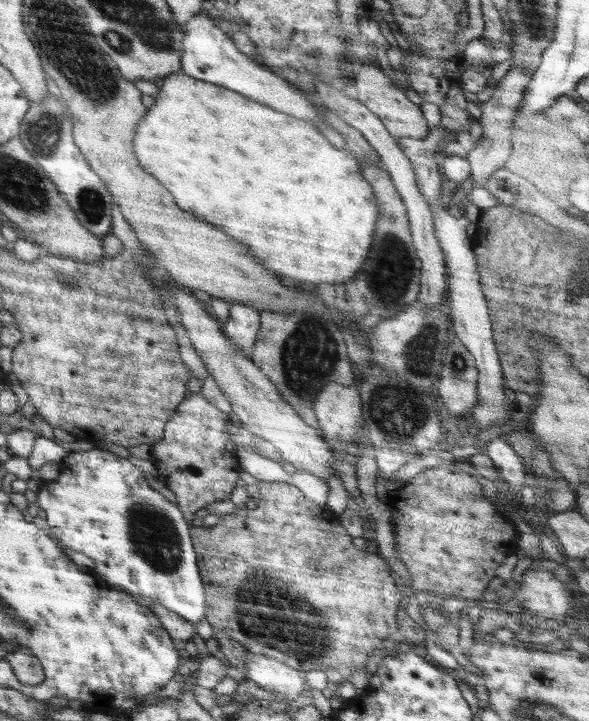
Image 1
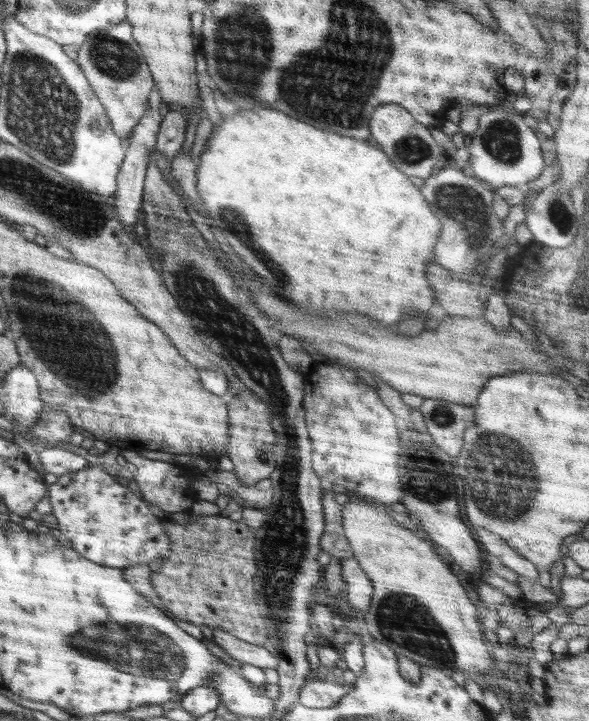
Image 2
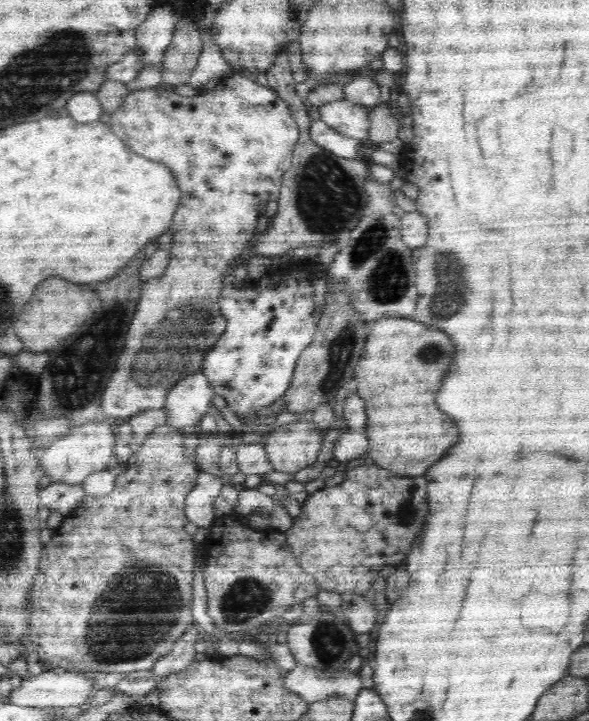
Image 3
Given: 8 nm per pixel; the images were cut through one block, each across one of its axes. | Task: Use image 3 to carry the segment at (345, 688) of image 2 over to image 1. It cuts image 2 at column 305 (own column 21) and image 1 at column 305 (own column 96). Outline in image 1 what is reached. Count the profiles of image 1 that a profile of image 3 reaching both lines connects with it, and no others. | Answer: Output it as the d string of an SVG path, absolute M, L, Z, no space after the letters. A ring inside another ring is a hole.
M248 650L243 660L243 674L244 679L255 682L284 702L294 700L303 690L307 690L299 670L272 657L252 654Z

